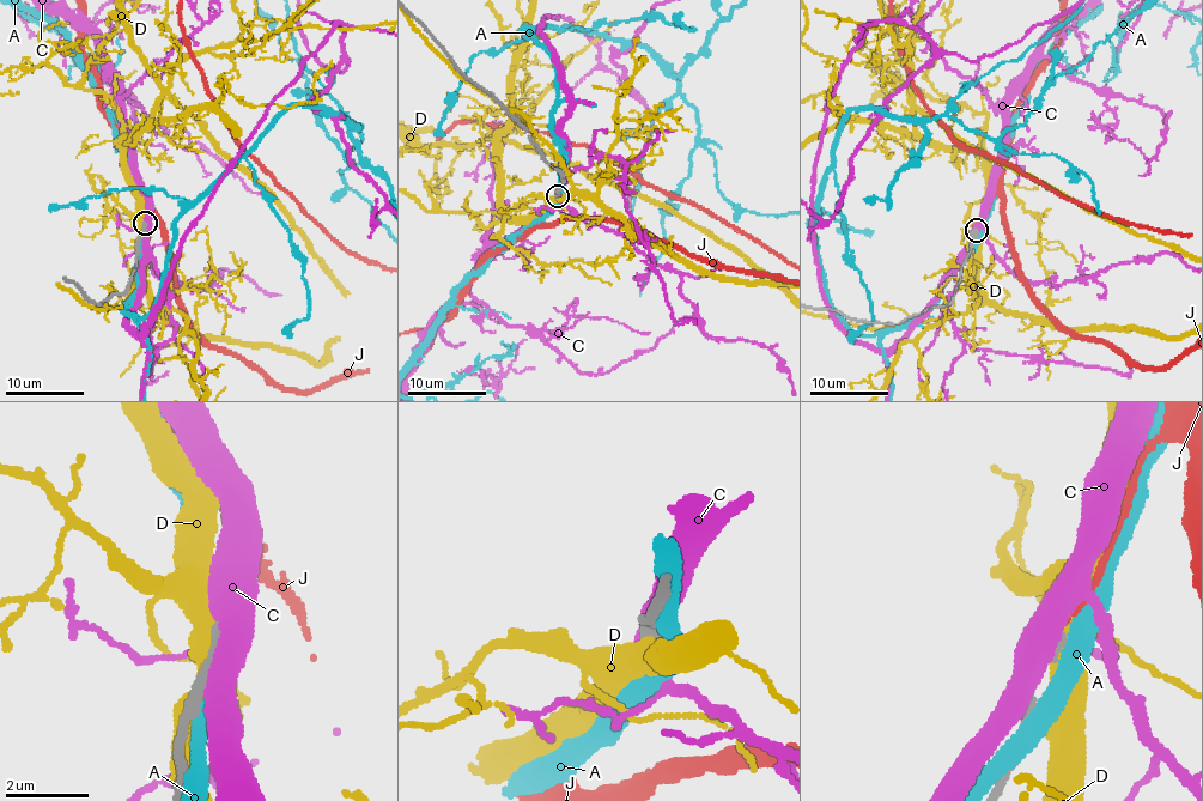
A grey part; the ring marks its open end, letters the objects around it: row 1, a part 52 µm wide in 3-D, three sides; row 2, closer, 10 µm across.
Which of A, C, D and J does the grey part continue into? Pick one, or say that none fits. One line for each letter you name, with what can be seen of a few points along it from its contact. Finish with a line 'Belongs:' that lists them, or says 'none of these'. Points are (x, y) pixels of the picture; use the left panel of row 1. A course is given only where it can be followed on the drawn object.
Belongs: J

